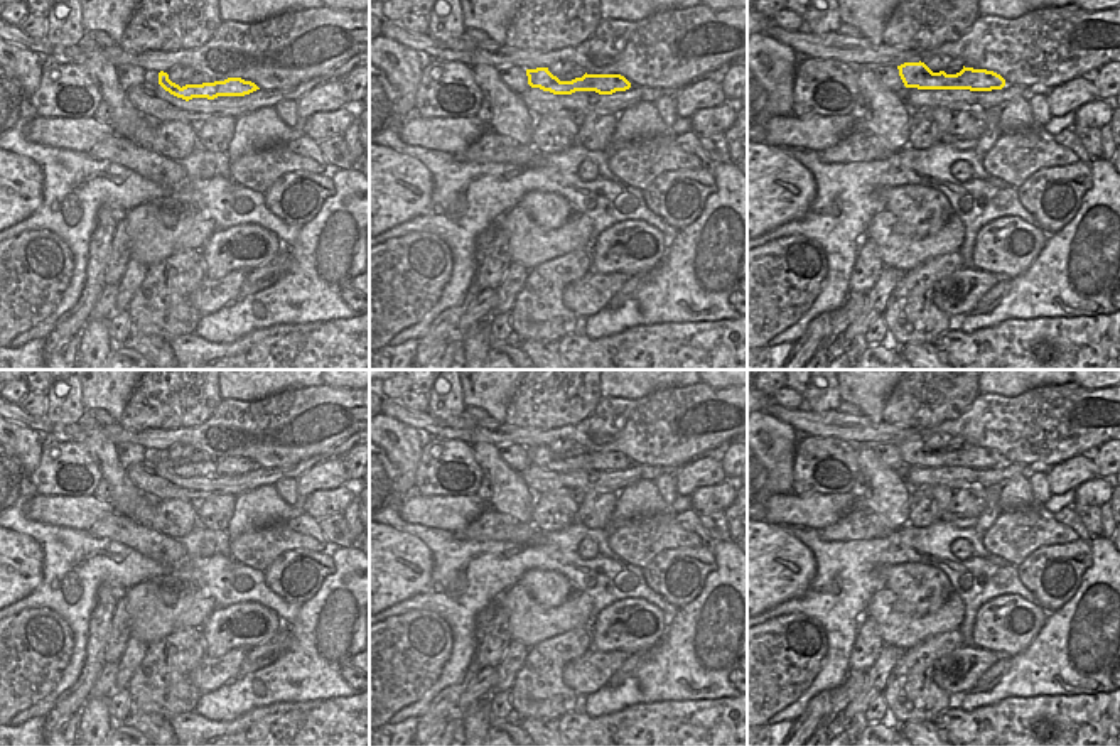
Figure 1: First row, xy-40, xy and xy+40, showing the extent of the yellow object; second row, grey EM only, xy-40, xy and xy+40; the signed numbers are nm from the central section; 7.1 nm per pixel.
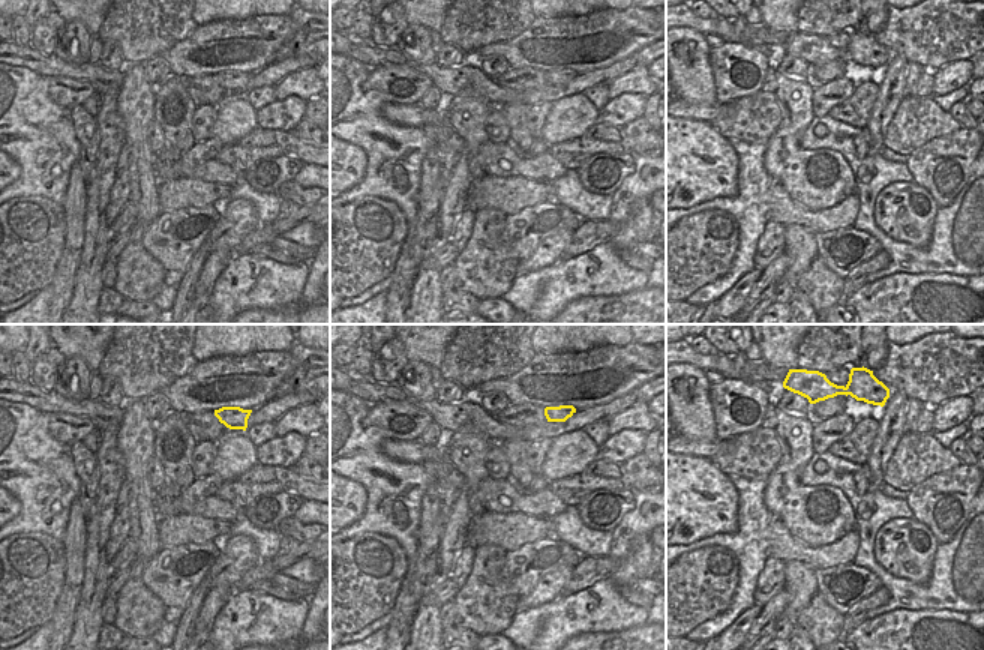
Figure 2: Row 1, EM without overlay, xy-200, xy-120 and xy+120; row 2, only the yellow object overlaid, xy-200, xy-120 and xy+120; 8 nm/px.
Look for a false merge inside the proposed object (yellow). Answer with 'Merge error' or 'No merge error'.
Merge error

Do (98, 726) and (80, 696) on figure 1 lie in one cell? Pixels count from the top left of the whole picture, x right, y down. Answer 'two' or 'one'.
two

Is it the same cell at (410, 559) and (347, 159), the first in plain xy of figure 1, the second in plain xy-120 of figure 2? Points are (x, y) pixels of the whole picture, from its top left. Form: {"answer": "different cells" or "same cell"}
{"answer": "same cell"}

